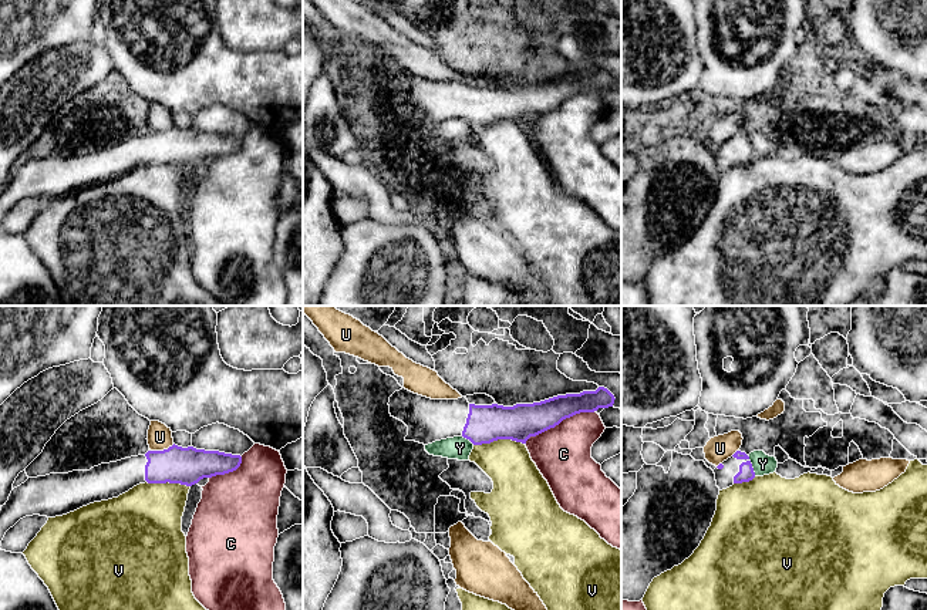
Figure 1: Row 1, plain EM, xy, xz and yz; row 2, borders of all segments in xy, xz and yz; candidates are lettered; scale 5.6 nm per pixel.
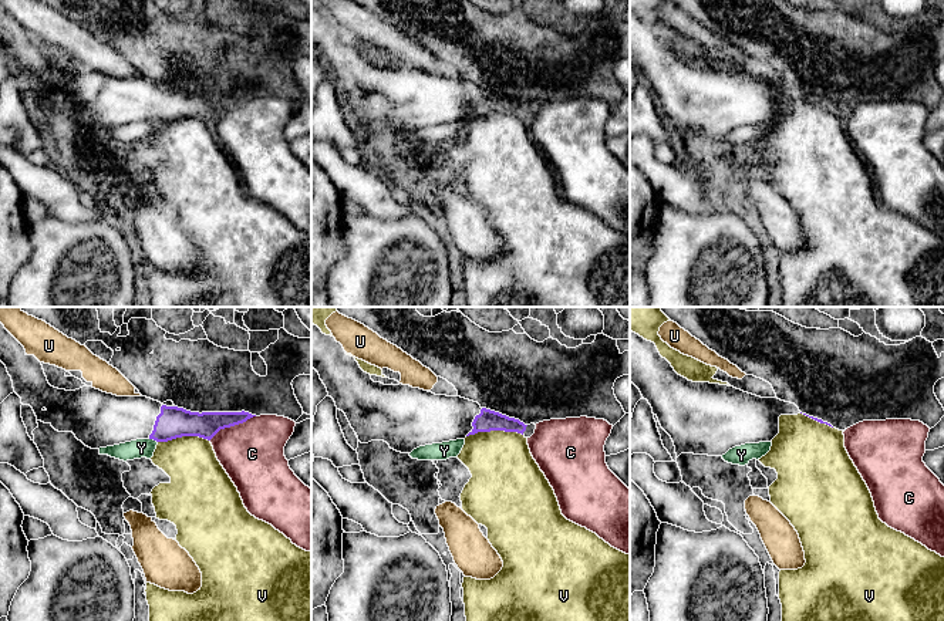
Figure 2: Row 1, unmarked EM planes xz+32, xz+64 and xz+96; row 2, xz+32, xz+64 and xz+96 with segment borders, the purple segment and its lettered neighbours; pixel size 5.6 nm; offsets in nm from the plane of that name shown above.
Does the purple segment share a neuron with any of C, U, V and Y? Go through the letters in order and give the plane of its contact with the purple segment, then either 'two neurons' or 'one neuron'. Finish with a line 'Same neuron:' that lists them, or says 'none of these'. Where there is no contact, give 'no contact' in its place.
C: xz | two neurons
U: xy | two neurons
V: xz | two neurons
Y: yz | two neurons
Same neuron: none of these

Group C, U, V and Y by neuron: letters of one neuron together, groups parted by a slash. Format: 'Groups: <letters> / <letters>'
Groups: C / U / V / Y

